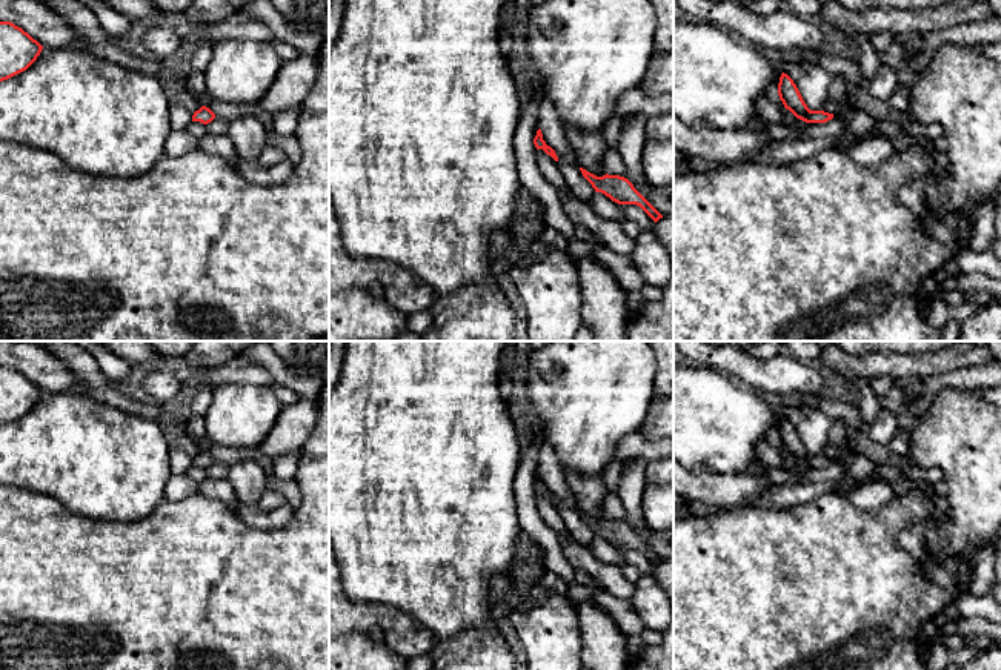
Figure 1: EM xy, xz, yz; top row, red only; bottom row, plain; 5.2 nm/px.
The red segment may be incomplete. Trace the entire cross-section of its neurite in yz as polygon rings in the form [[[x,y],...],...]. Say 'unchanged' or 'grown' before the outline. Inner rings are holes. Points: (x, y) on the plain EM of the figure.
unchanged; [[[784,416],[780,421],[778,439],[784,452],[806,467],[826,467],[833,463],[833,458],[824,455],[810,455],[793,424]]]

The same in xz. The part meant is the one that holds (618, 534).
unchanged; [[[580,512],[583,521],[592,529],[595,536],[601,536],[618,549],[640,550],[655,567],[663,559],[634,532],[634,529],[620,519],[597,521],[586,513]]]

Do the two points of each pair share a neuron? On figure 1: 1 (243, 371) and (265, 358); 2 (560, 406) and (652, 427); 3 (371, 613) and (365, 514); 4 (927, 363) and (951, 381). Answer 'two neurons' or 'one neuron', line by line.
1: two neurons
2: two neurons
3: two neurons
4: two neurons

